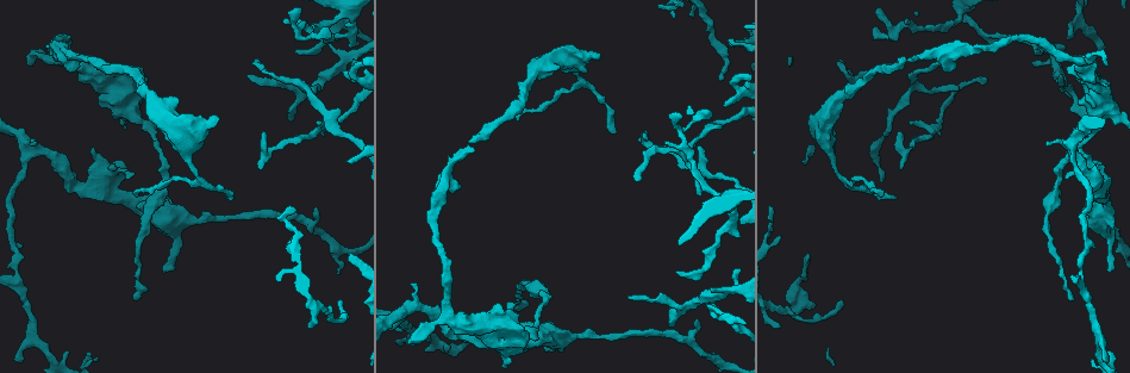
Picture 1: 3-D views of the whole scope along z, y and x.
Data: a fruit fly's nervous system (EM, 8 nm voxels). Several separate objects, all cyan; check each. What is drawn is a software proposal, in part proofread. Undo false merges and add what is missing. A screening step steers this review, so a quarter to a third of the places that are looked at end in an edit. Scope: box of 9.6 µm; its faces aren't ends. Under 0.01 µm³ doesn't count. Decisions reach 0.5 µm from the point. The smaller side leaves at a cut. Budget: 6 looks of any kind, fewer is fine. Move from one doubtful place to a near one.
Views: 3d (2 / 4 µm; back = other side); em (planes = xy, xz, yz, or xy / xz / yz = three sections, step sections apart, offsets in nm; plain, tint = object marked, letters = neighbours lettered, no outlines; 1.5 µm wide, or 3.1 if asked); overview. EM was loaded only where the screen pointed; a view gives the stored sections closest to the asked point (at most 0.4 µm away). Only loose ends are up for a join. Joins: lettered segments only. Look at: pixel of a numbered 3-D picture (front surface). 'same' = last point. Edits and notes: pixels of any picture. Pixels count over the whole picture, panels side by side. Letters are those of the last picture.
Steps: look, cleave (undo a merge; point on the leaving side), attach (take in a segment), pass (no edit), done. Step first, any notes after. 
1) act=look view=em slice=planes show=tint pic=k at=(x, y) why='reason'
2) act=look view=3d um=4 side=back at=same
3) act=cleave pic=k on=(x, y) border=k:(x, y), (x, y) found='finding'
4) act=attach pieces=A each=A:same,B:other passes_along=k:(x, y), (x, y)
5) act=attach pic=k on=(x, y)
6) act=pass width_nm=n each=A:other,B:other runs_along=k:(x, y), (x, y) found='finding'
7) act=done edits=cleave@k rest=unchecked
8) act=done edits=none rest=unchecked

act=look view=em slice=xy step=4 show=tint pic=1 at=(810, 255) why='branch stops here'

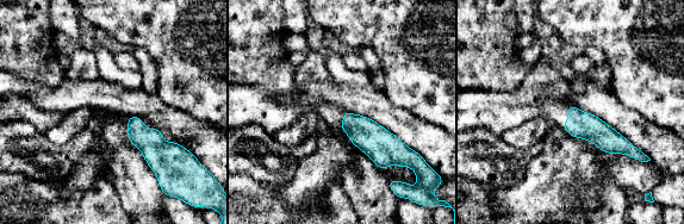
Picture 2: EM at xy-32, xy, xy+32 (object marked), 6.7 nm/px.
act=look view=em slice=yz step=4 show=letters at=same

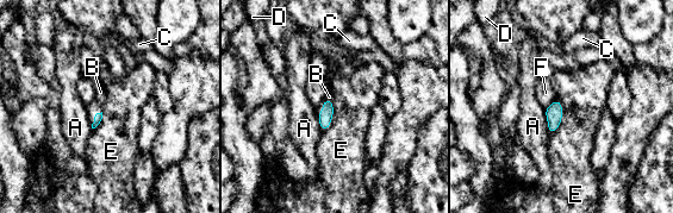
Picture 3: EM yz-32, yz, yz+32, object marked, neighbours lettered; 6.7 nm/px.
act=attach pic=3 on=(97, 106) each=A:other,B:same,C:other,D:other,E:other,F:other passes_along=3:(98, 117), (94, 117), (97, 106) found='it goes on there'

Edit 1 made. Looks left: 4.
act=look view=em slice=xy step=8 show=letters pic=1 at=(548, 348) why='an open end'

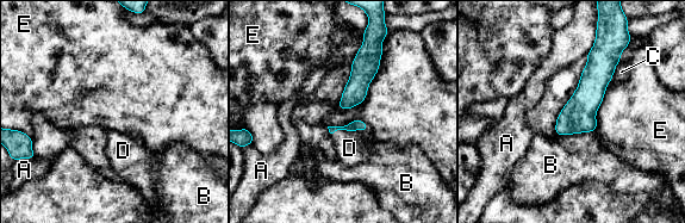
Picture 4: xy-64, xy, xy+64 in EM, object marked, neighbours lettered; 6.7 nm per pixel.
act=look view=em slice=planes show=letters at=same

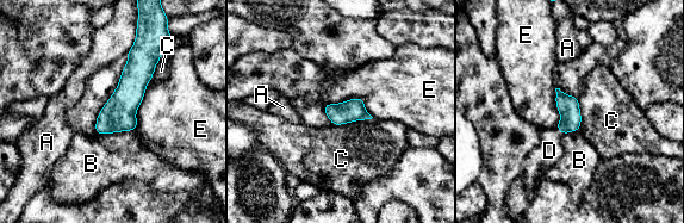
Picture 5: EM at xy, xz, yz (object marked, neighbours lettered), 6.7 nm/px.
act=attach pic=5 on=(549, 150) width_nm=140 each=A:other,B:other,C:other,D:same,E:other passes_along=5:(569, 106), (560, 130), (549, 150) found='it goes on there'

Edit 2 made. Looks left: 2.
act=look view=overview

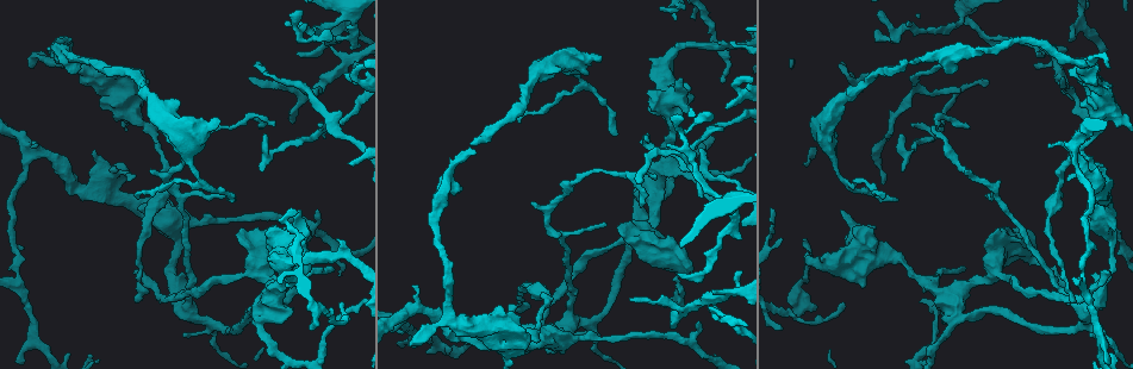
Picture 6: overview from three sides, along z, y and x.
act=look view=em slice=planes show=letters pic=6 at=(600, 56) why='free end'

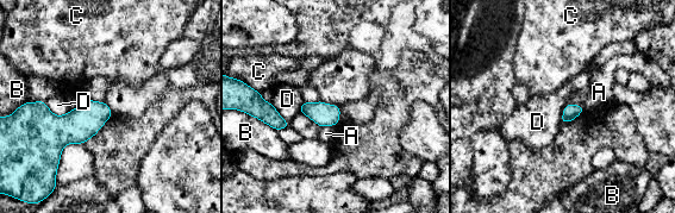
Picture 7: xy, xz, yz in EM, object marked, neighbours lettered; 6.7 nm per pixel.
act=pass each=A:other,B:other,C:other,D:other border=7:(44, 101), (55, 114), (69, 111) found='no lettered segment goes on from it'

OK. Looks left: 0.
act=done edits=attach@3,attach@5 rest=unchecked

